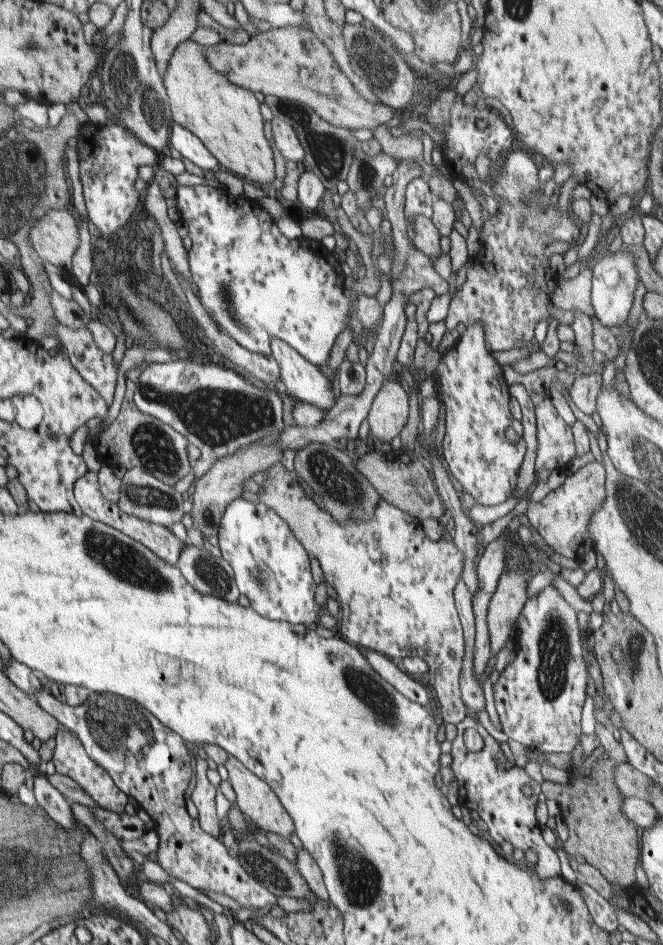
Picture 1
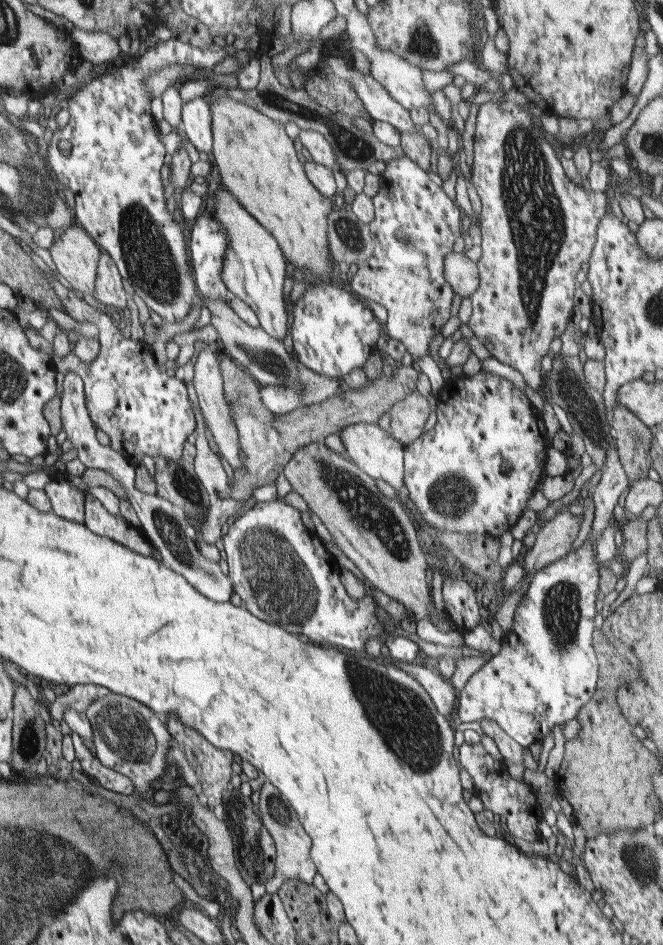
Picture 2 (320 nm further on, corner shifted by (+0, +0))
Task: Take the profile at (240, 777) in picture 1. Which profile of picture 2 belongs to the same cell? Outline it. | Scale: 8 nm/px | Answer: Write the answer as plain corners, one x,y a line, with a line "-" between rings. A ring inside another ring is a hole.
268,780
262,786
262,791
260,791
260,802
256,806
256,810
261,816
263,825
268,829
268,832
274,839
275,849
277,850
277,855
274,859
275,867
273,875
265,884
266,892
270,892
270,894
278,892
283,885
283,882
286,882
289,878
292,880
301,880
306,884
312,884
312,880
314,880
314,876
316,876
317,873
317,868
310,856
313,843
312,839
299,821
294,807

